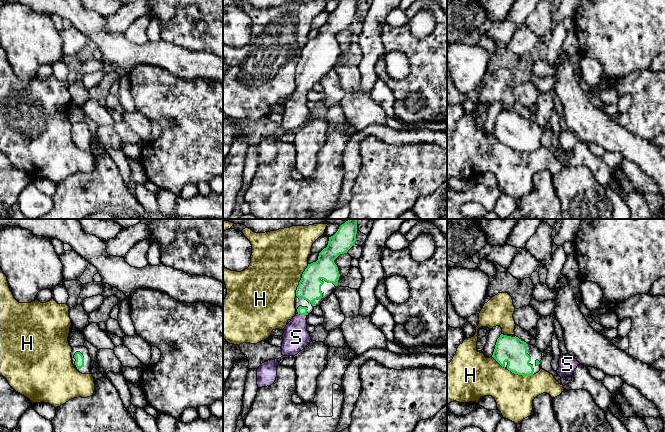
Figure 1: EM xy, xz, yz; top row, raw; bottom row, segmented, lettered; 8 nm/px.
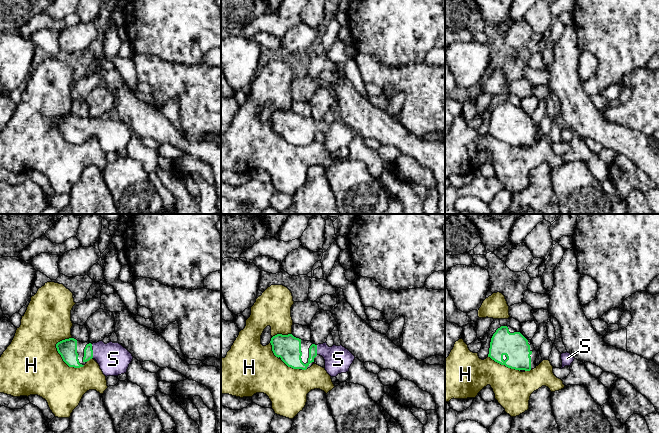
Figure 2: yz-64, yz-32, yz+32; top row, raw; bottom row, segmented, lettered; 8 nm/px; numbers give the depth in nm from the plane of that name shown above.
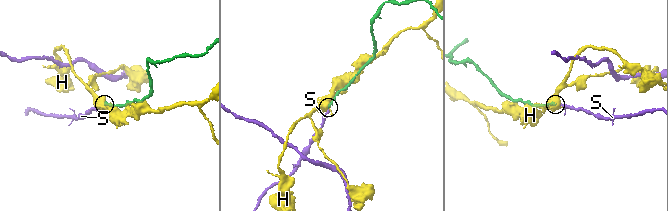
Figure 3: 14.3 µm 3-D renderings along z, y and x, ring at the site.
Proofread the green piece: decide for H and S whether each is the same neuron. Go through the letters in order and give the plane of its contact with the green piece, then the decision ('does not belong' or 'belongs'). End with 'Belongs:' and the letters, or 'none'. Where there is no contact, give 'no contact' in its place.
H: xz | does not belong
S: xz | belongs
Belongs: S

